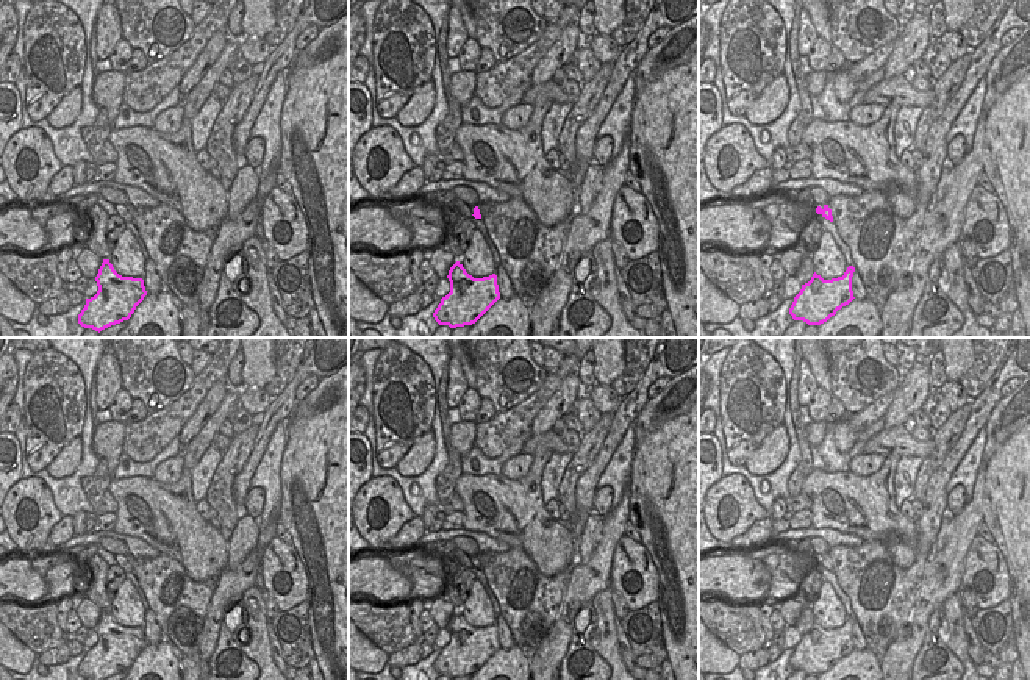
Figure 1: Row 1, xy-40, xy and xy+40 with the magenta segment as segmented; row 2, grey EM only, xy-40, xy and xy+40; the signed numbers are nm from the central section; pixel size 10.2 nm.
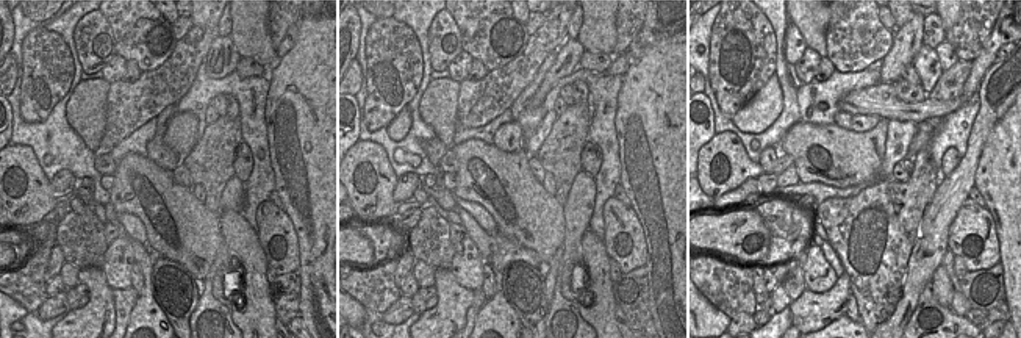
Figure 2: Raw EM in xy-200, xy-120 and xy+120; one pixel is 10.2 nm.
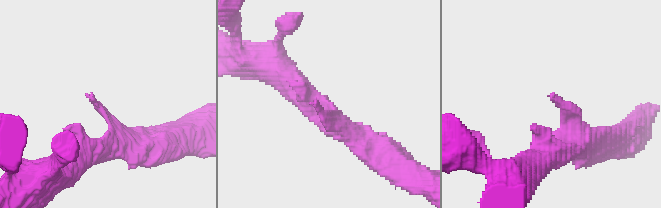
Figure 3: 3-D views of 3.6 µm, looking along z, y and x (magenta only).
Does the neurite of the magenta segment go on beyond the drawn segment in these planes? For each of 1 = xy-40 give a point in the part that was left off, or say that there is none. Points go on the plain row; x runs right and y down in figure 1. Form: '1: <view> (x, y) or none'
1: none

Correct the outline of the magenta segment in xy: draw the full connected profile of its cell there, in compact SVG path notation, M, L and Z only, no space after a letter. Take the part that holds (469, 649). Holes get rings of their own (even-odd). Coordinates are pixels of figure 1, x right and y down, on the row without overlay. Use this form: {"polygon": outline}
{"polygon": "M456 611L447 625L450 642L441 649L433 663L439 675L450 678L475 674L499 649L497 625L474 628Z"}

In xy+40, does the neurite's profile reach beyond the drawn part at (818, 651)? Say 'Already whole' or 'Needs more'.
Already whole.

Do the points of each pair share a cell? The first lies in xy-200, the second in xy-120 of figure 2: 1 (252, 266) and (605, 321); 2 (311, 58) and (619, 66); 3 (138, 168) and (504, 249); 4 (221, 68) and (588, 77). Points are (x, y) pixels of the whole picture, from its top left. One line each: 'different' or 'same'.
1: same
2: different
3: different
4: different

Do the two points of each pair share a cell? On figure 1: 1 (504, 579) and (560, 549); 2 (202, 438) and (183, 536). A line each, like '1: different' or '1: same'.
1: different
2: same

